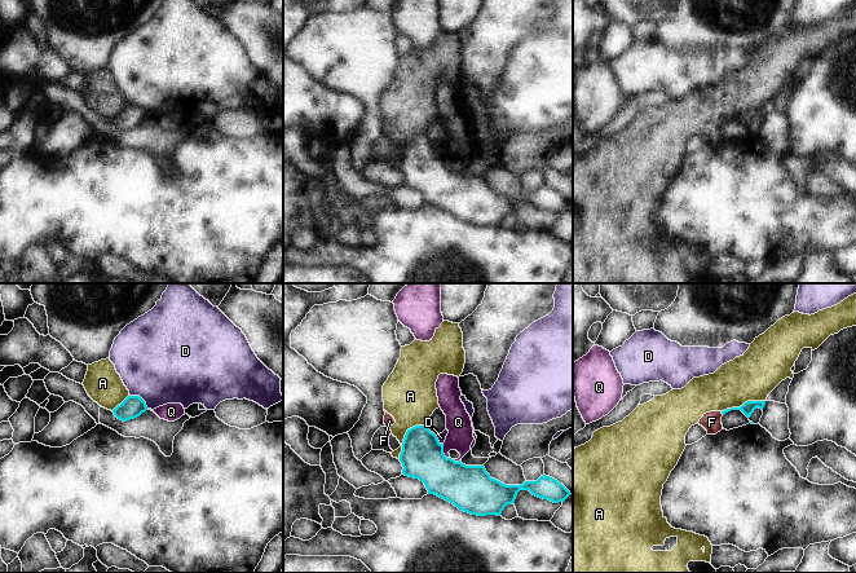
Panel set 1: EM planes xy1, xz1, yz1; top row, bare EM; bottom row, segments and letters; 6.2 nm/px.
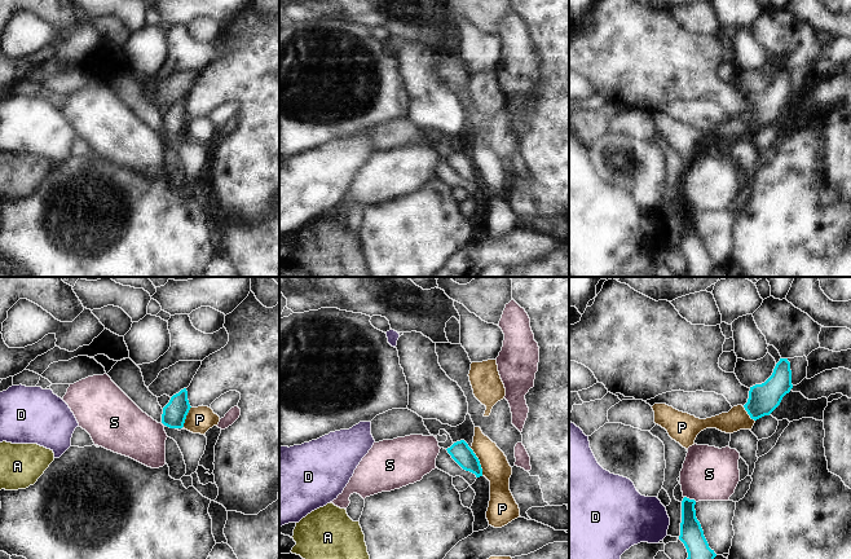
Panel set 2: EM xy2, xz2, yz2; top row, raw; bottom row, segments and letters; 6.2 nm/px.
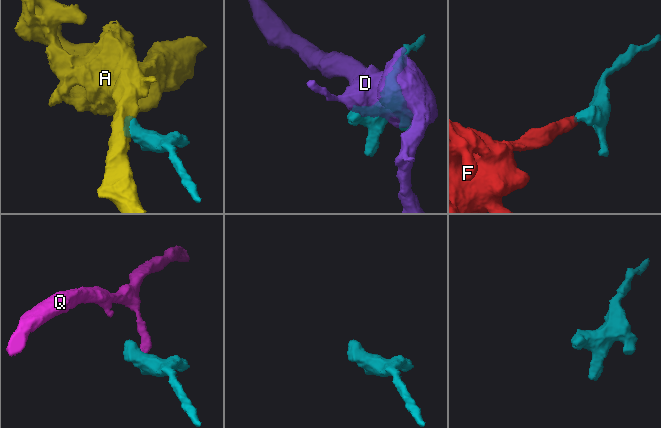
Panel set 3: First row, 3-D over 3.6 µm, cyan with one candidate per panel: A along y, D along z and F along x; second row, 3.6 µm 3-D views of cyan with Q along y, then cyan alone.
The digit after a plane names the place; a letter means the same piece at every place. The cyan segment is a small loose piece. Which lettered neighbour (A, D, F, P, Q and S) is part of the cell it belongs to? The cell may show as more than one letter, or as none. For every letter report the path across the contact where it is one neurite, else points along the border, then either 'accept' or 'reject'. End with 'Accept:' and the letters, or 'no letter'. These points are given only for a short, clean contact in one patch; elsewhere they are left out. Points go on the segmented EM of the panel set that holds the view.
A: along xz1 (426, 424), (415, 424), (406, 432), (398, 458) | reject
D: reject
F: across yz1 (748, 408), (732, 408), (722, 413), (711, 422) | accept
P: along xz2 (470, 448), (479, 461), (483, 475) | reject
Q: along xz1 (442, 445), (442, 453), (449, 458) | reject
S: reject
Accept: F

